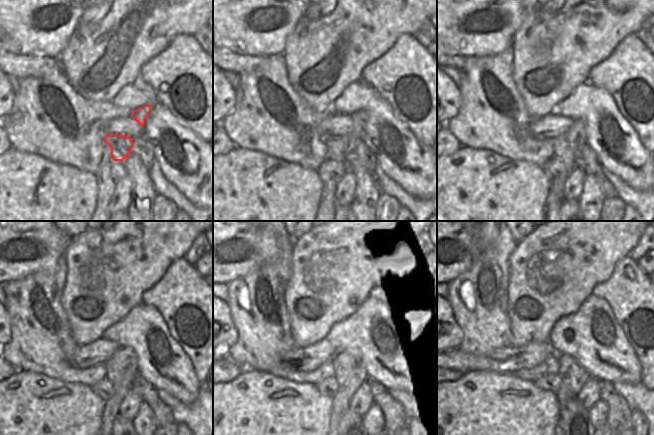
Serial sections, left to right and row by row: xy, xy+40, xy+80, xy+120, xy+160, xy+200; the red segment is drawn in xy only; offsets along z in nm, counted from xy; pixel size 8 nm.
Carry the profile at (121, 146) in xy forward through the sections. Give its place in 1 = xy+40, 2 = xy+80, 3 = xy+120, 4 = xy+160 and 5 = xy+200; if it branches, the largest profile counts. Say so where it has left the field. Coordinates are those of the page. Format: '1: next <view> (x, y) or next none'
1: next xy+40 (339, 148)
2: next xy+80 (565, 147)
3: next xy+120 (121, 369)
4: next xy+160 (347, 369)
5: next xy+200 (572, 375)

